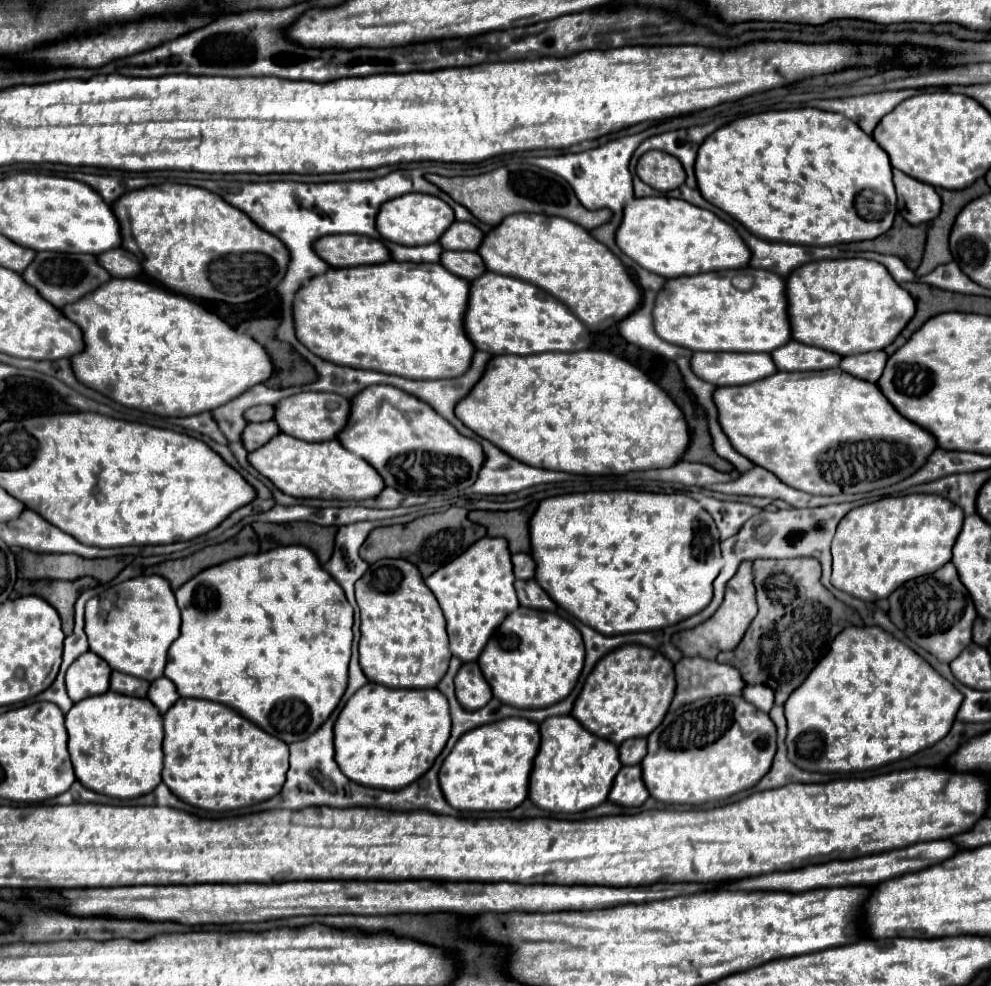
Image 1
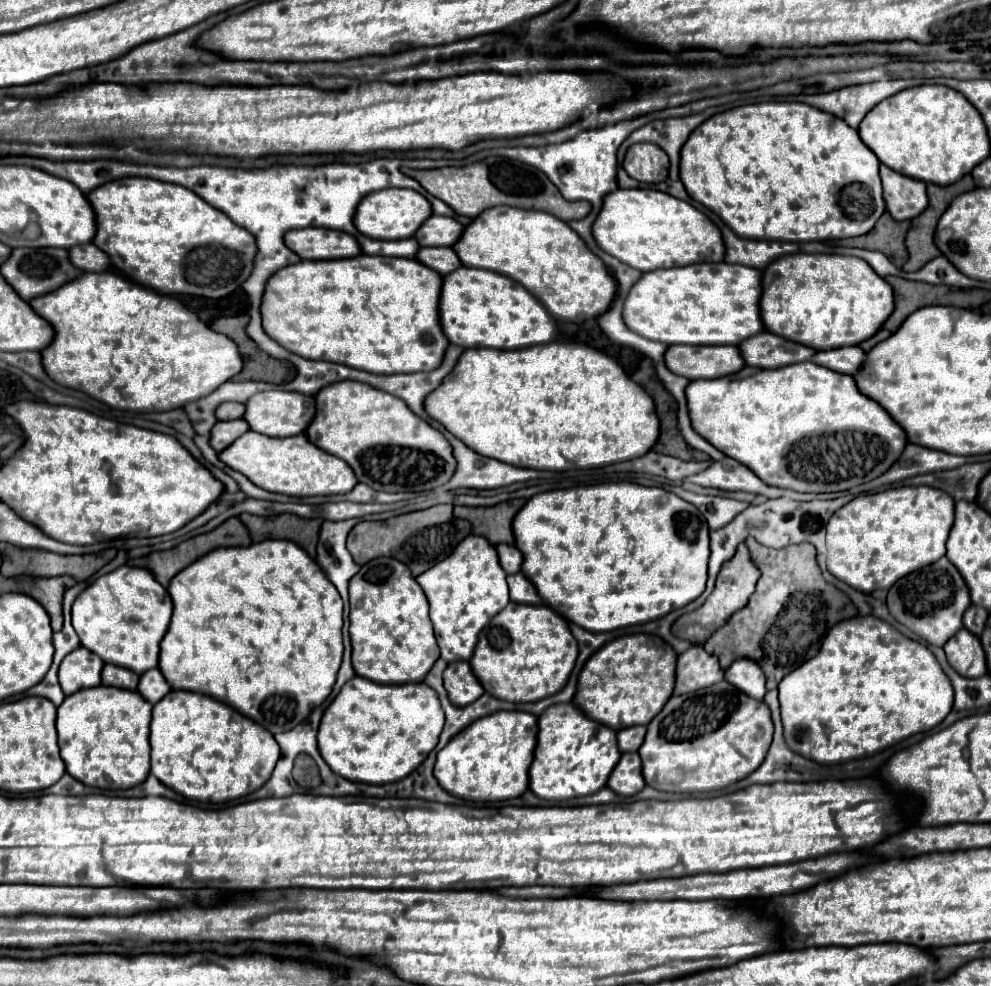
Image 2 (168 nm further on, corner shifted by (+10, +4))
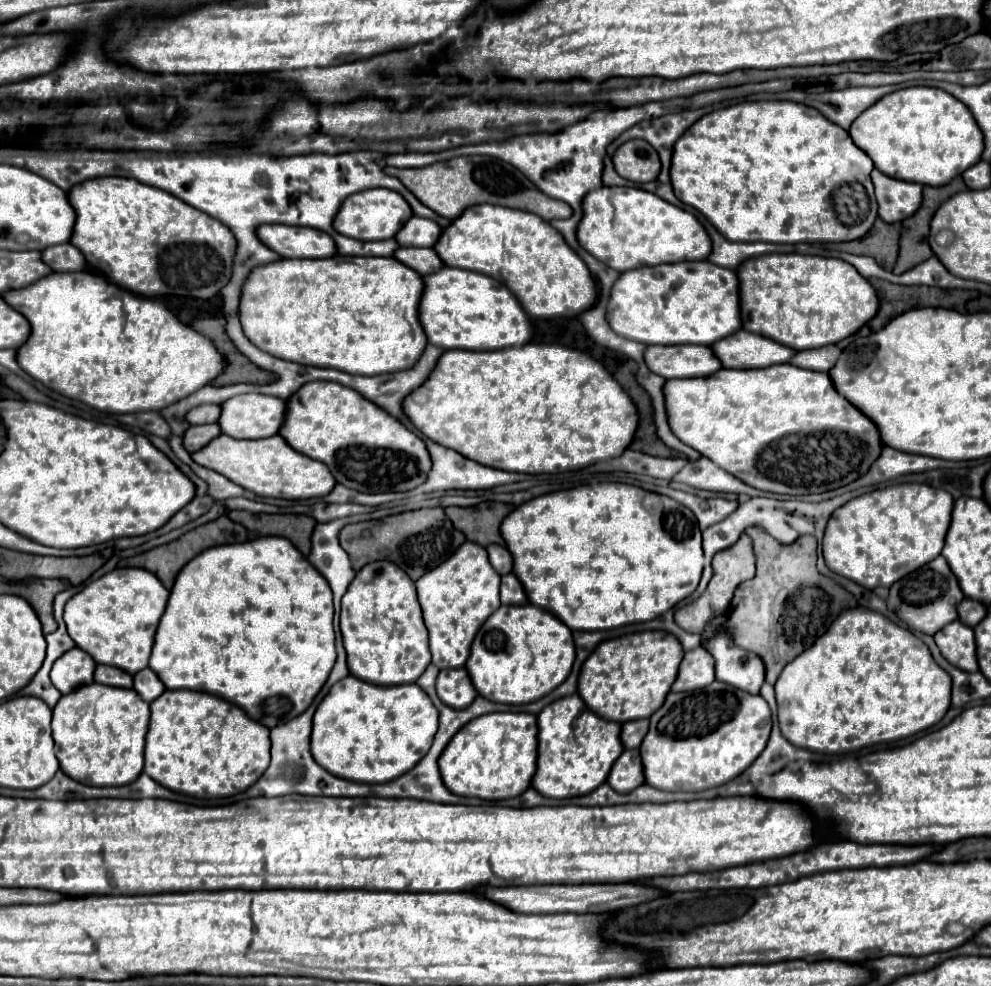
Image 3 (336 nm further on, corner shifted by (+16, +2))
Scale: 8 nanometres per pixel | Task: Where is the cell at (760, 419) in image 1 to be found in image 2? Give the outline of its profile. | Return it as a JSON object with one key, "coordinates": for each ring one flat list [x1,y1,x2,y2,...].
{"coordinates":[[812,361,778,369,744,367,726,379,698,379,686,387,692,429,724,455,740,461,764,483,808,493,844,491,882,475,906,447,900,425,872,399,864,397,850,375,834,373]]}

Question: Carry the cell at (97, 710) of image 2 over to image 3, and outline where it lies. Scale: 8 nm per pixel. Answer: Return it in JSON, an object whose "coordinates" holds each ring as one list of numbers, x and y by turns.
{"coordinates":[[84,685,60,699,54,707,52,737,60,769,78,783,92,787,120,787,142,773,148,703,134,689]]}

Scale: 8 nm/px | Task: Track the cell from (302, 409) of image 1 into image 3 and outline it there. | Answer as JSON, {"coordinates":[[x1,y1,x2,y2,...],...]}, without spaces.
{"coordinates":[[262,393,236,395,222,403,218,425,234,439,264,439,278,435,284,425,286,405,282,399]]}

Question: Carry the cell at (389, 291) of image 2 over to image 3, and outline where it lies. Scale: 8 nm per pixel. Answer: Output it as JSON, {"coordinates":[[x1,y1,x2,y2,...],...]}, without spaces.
{"coordinates":[[334,255,328,259,280,259,276,263,268,263,264,267,258,267,256,271,250,273,248,281,242,287,240,321,242,321,244,333,248,335,248,339,256,347,264,349,270,355,276,355,278,359,296,361,300,365,332,367,332,369,354,373,354,375,380,375,380,373,388,373,388,371,404,371,404,369,412,367,412,363,416,363,416,359,420,359,420,355,424,353,428,339,426,339,426,333,424,333,420,319,418,319,418,303,420,303,422,291,424,291,422,277,392,257,342,257,342,255]]}

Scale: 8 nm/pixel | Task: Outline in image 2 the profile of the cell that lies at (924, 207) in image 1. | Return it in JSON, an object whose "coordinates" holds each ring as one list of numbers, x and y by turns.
{"coordinates":[[880,165,880,179,884,187,886,209,896,221,914,219,926,209,928,195,924,181,900,175,886,165]]}

